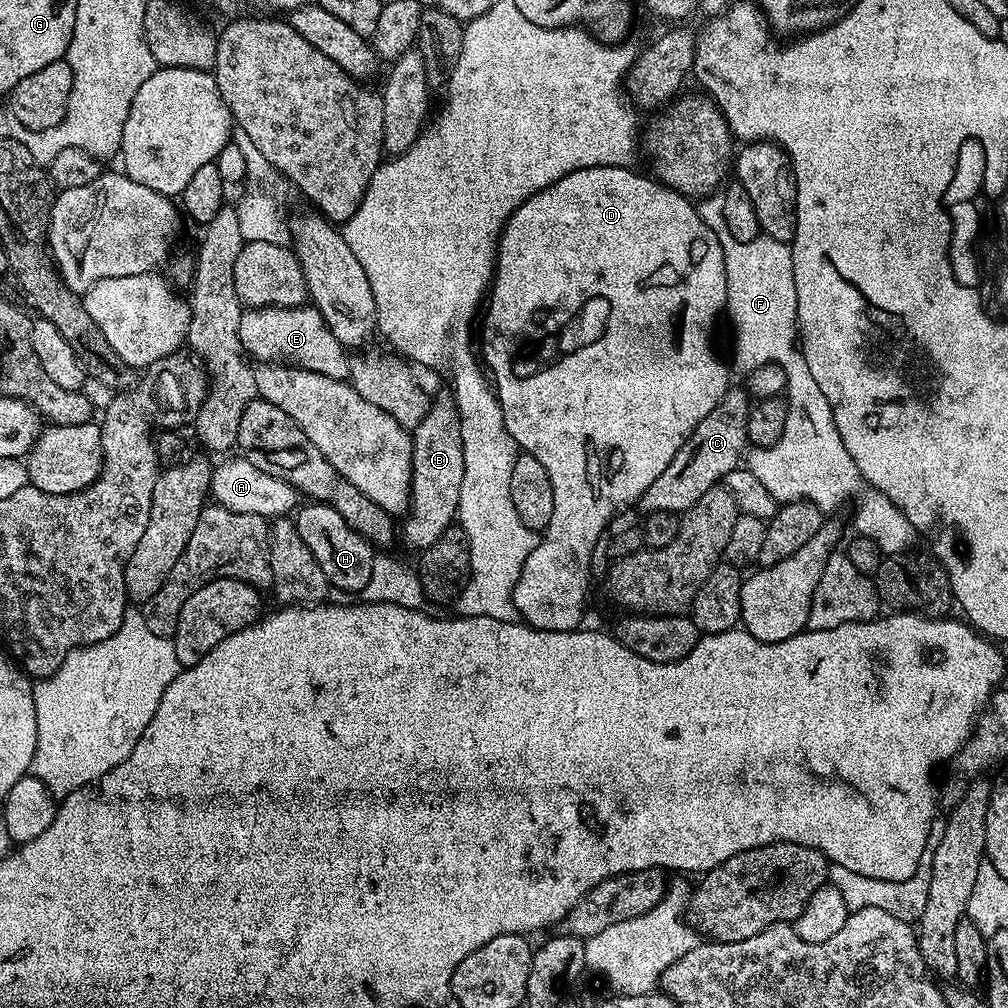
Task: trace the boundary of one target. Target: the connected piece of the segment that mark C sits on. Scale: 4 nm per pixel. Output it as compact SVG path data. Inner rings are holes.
M729 387L718 406L714 406L714 410L710 410L710 414L706 414L698 426L694 426L682 450L674 454L674 462L670 462L670 466L666 466L666 470L662 470L658 478L646 486L638 501L641 513L683 514L690 506L694 506L694 502L698 502L698 498L702 498L702 494L706 494L706 490L717 487L735 468L741 467L746 456L744 448L749 447L748 419L752 405L753 401L743 387Z

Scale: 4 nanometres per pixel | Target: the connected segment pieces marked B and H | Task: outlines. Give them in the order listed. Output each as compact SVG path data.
M445 398L429 407L426 418L411 429L412 496L403 517L404 540L415 550L429 548L438 542L447 528L453 527L460 510L462 494L462 426L458 410L451 399Z
M308 502L297 507L294 512L294 523L298 534L302 534L302 542L310 546L310 554L322 566L322 574L326 574L329 585L333 589L341 588L344 592L358 594L370 582L370 570L374 566L374 551L372 541L367 540L358 530L354 530L329 504Z

